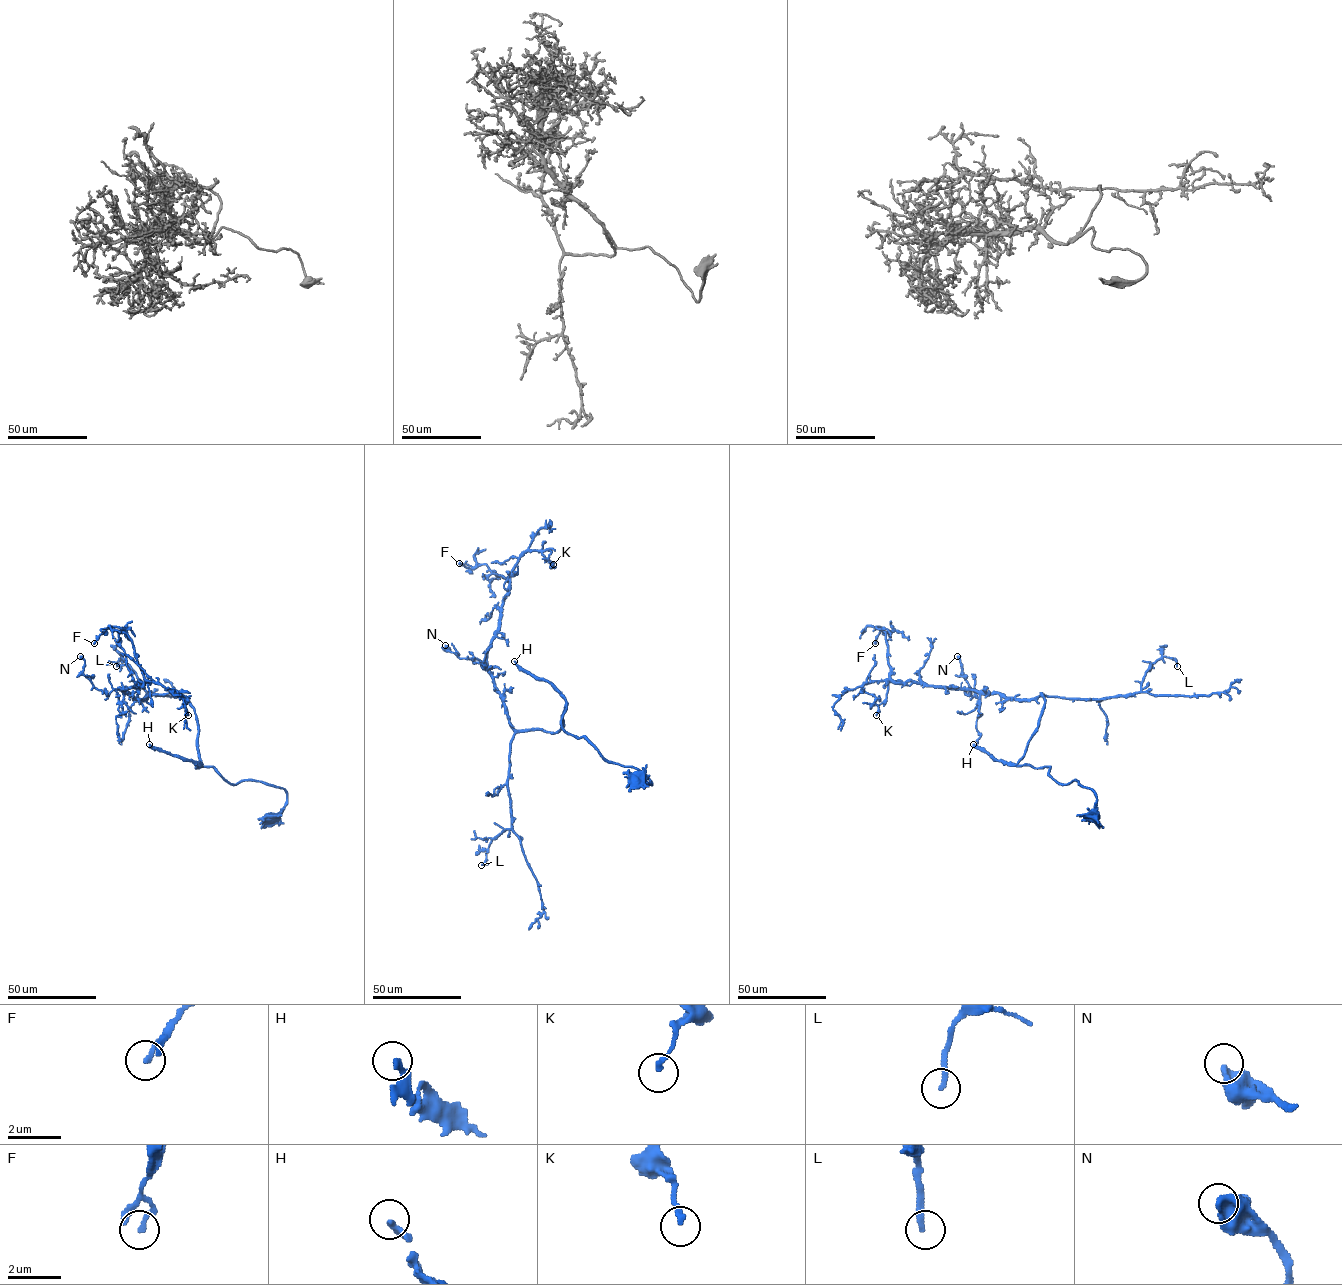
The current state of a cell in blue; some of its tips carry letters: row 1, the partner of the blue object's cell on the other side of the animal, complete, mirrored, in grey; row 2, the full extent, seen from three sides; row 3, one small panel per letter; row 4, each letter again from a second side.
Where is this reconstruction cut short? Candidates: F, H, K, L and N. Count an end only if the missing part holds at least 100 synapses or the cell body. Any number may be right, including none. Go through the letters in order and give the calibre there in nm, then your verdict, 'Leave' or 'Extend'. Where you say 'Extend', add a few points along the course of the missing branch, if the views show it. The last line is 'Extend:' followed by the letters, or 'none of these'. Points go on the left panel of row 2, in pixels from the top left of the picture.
F: Thickness 180 nm. Leave
H: Thickness 190 nm. Extend. Course of what is missing: (149, 744), (130, 749), (116, 760), (107, 758), (122, 783), (127, 824), (149, 841), (166, 834), (189, 810)
K: Thickness 190 nm. Leave
L: Thickness 190 nm. Leave
N: Thickness 460 nm. Leave
Extend: H

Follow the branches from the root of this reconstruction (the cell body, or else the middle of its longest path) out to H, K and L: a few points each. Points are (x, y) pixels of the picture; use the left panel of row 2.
H: (269, 819), (285, 805), (284, 789), (253, 780), (230, 784), (212, 766), (196, 768), (201, 765), (149, 744)
K: (269, 819), (284, 789), (196, 768), (186, 699), (122, 690), (159, 683), (187, 698), (188, 715)
L: (269, 819), (284, 789), (196, 768), (193, 707), (173, 693), (142, 699), (136, 673), (122, 656), (116, 666)

